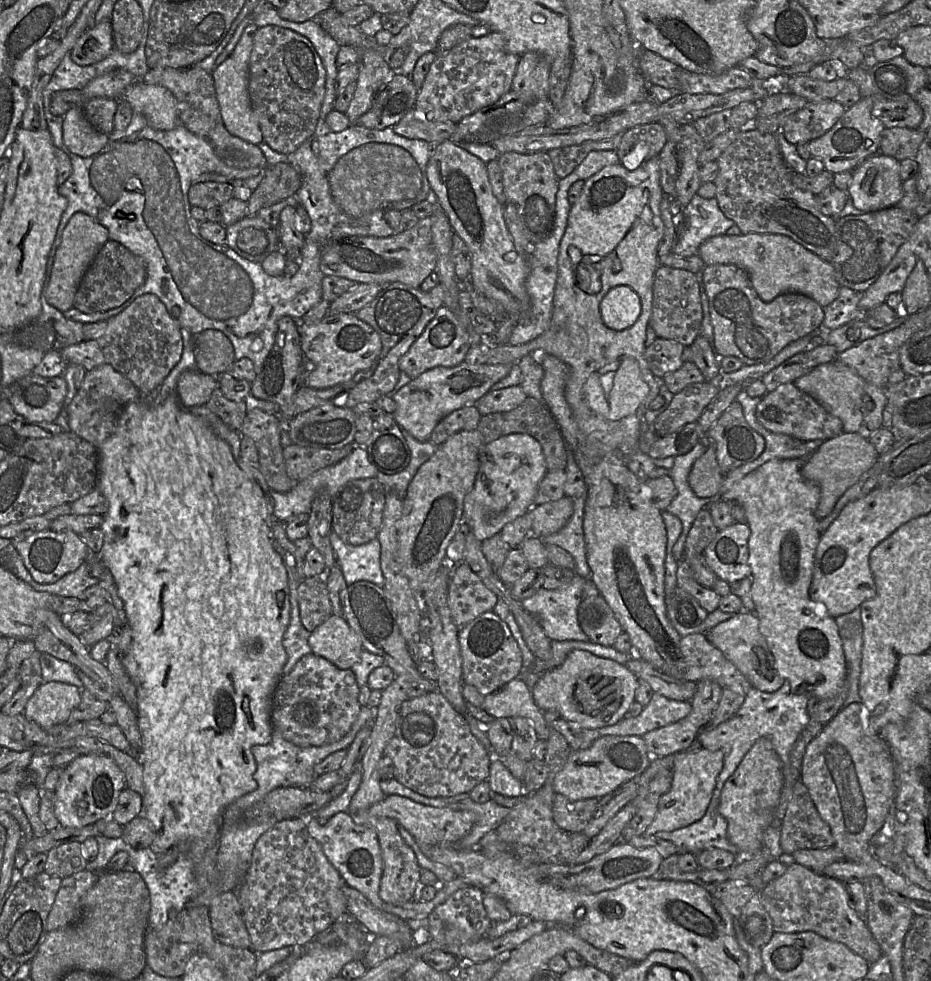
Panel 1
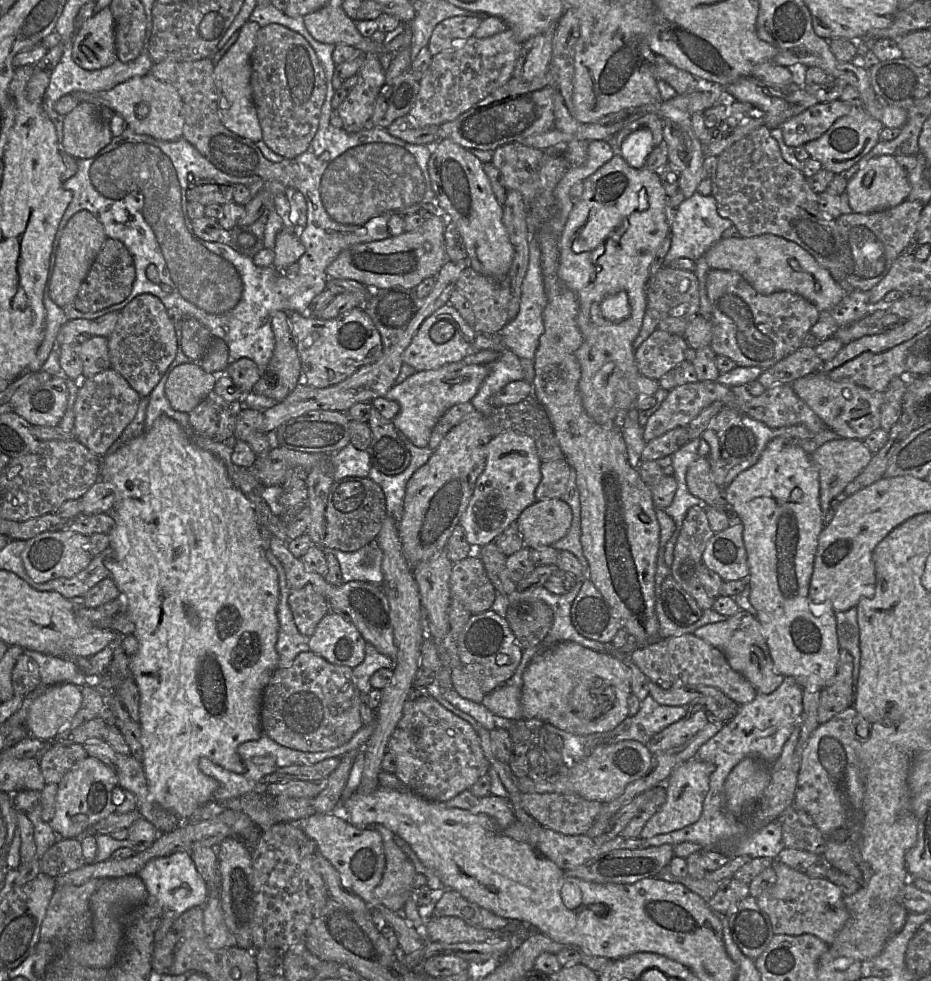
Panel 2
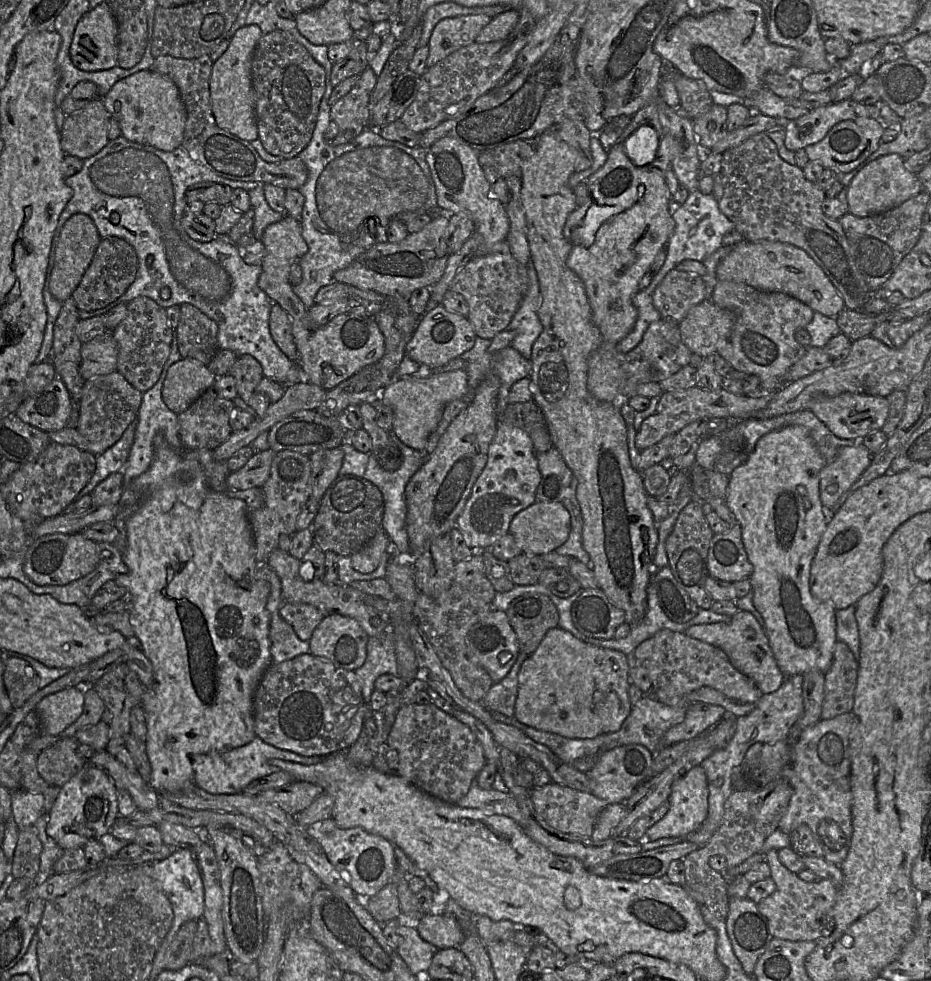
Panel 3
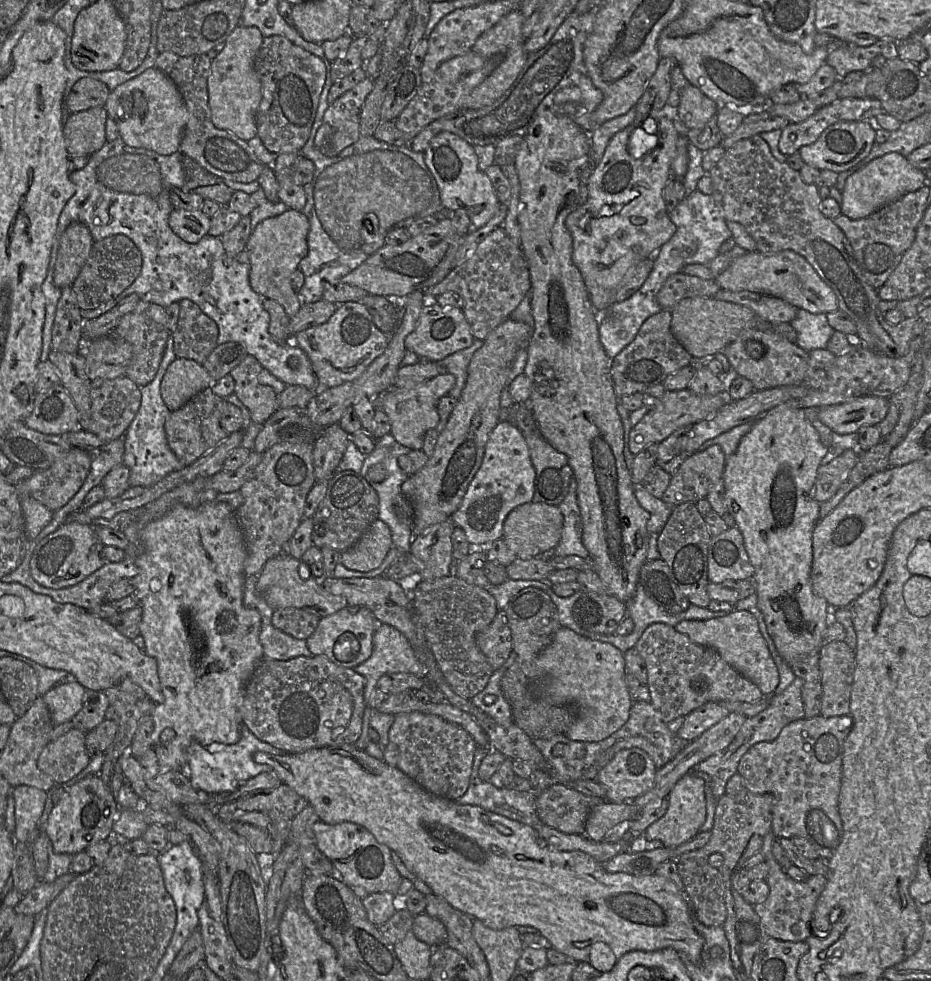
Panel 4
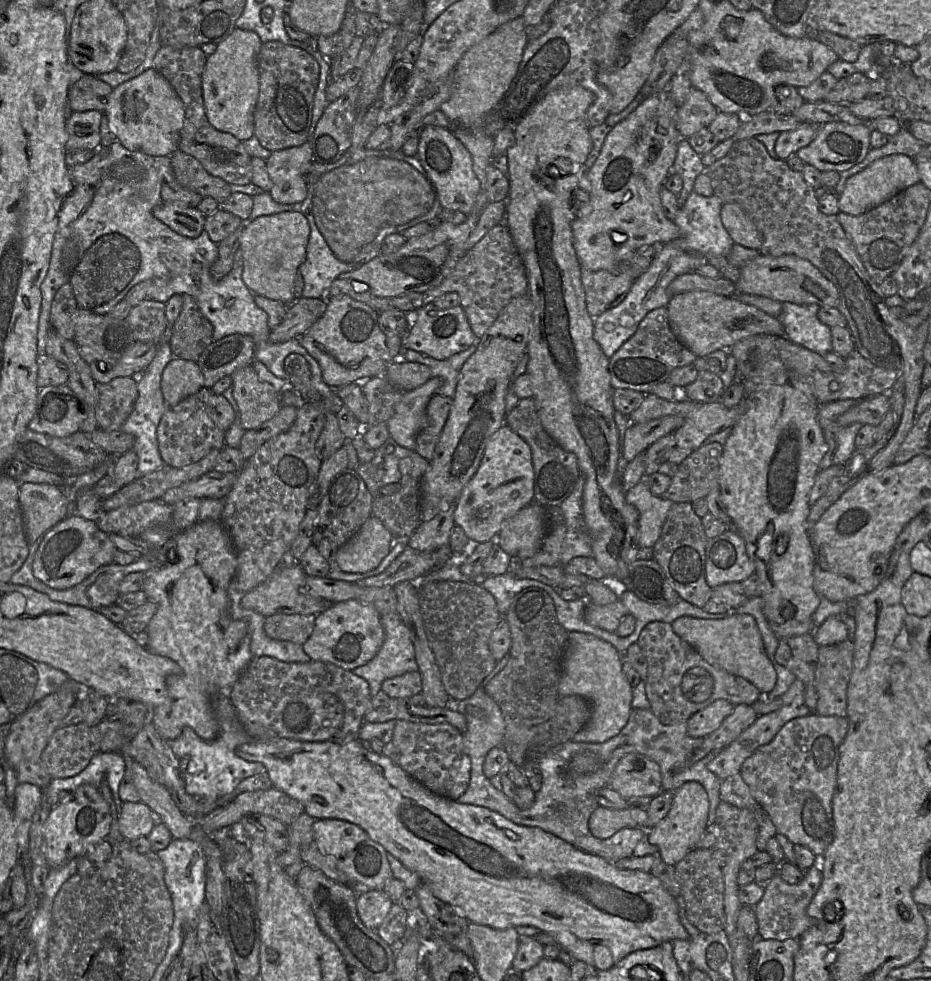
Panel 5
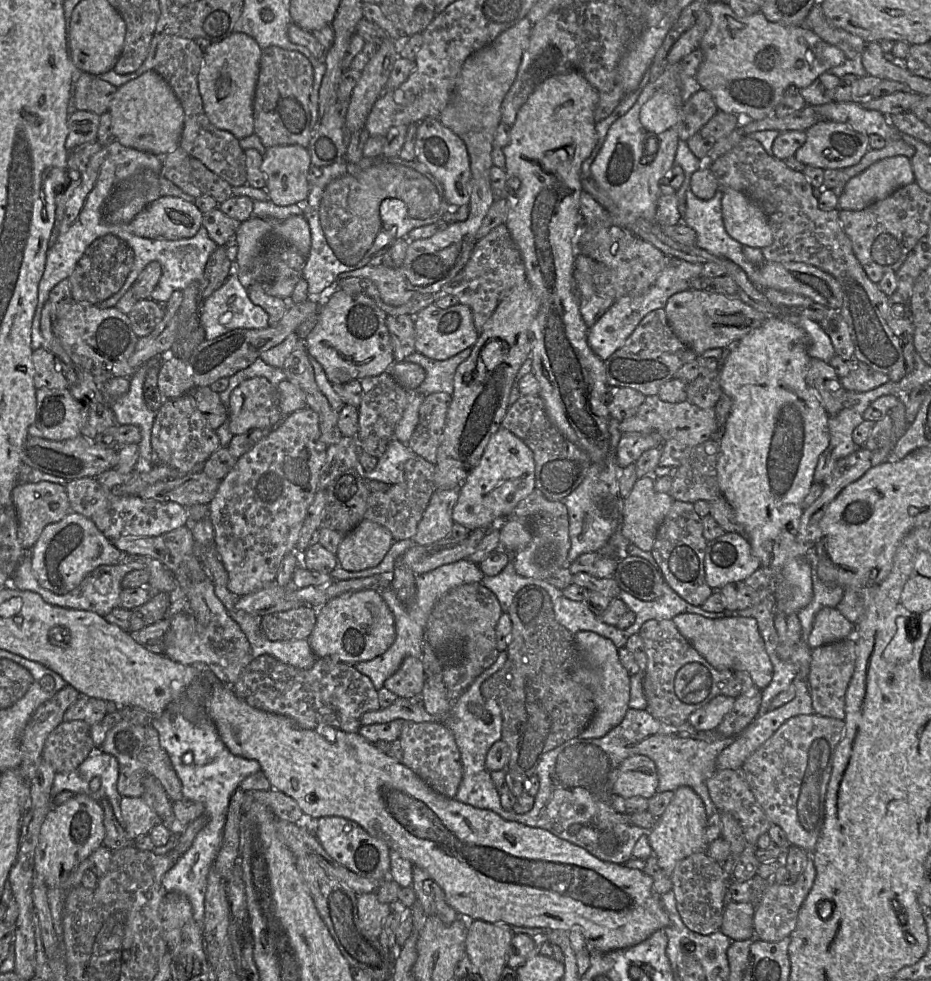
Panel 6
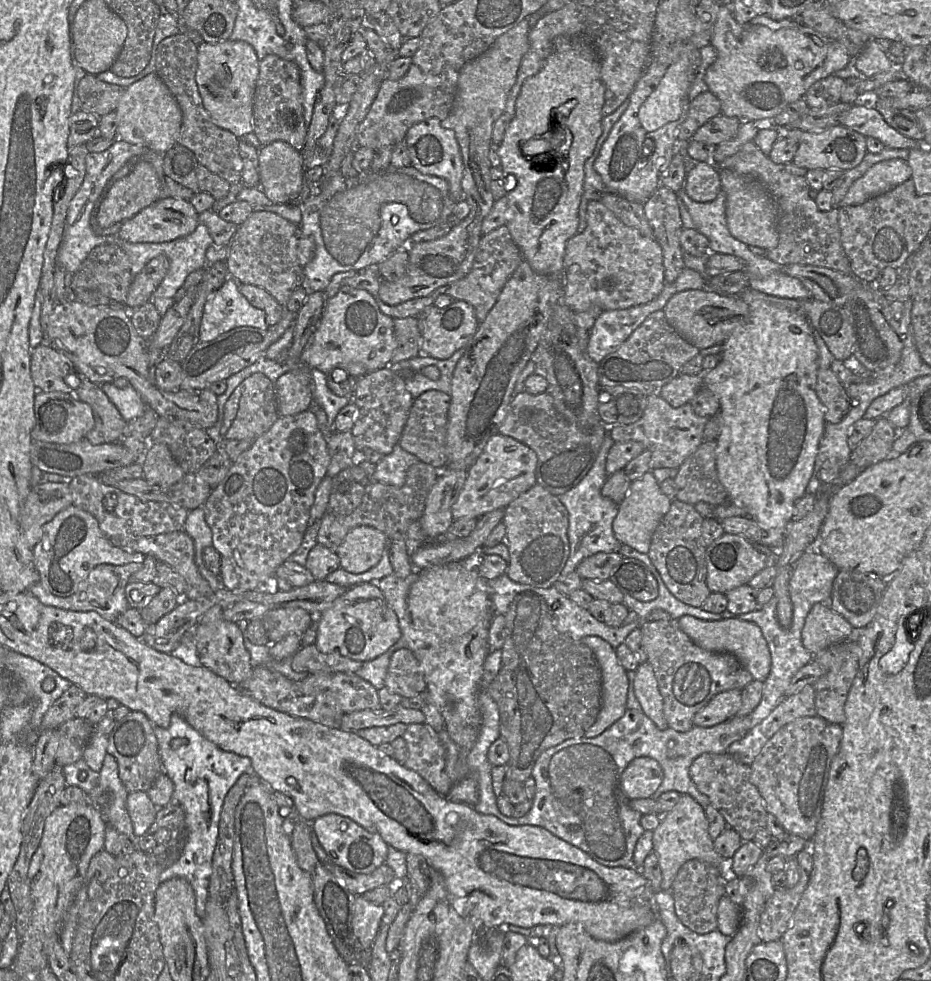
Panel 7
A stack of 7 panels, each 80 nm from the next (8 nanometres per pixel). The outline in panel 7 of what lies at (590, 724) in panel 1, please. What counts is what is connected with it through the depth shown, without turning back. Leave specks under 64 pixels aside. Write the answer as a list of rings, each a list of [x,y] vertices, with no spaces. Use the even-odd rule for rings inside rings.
[[[588,635],[582,641],[592,650],[602,674],[601,708],[595,723],[583,735],[593,738],[624,715],[629,682],[627,671],[619,663],[615,649],[606,640]]]

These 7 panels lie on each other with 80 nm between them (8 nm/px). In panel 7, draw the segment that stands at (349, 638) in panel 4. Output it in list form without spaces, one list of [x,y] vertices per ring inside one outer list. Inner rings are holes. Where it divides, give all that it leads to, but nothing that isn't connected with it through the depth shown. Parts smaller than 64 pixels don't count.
[[[360,583],[346,590],[317,619],[314,645],[321,653],[338,653],[352,660],[368,662],[385,653],[401,637],[394,611],[373,583]]]

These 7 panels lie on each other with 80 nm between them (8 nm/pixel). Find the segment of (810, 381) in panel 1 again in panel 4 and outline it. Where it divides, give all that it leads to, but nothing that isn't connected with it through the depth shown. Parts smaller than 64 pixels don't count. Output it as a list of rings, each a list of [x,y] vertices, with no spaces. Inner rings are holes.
[[[863,396],[838,405],[819,407],[819,420],[832,431],[845,435],[863,426],[878,425],[887,415],[890,398]]]

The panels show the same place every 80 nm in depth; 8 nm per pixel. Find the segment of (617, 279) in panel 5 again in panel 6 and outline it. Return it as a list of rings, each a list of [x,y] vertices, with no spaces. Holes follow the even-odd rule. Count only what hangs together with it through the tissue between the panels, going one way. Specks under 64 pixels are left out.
[[[578,253],[574,278],[580,296],[580,314],[591,328],[617,300],[610,283],[611,272],[605,265]]]

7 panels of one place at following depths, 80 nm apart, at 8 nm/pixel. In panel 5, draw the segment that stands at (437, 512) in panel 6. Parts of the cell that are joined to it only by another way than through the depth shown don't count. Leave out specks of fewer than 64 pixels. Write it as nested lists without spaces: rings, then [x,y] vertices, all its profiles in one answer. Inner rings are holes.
[[[456,503],[450,504],[429,521],[422,521],[407,540],[408,547],[419,551],[434,551],[450,542],[454,527],[453,512]]]

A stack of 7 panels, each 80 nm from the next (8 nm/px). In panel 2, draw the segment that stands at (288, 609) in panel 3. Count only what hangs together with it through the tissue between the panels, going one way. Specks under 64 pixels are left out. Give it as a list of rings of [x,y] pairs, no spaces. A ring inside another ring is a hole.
[[[311,584],[292,591],[288,598],[299,632],[311,637],[321,619],[330,612],[326,599]]]

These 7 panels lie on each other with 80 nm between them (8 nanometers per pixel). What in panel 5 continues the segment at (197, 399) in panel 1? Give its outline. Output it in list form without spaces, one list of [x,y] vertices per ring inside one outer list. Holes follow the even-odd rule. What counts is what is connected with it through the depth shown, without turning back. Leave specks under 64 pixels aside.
[[[173,358],[164,368],[161,391],[168,406],[177,405],[203,387],[203,374],[197,362]]]

